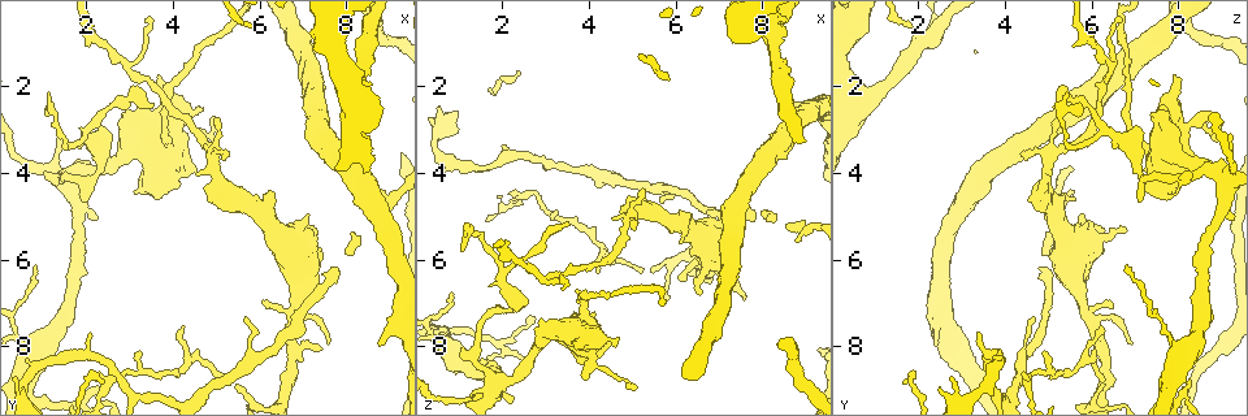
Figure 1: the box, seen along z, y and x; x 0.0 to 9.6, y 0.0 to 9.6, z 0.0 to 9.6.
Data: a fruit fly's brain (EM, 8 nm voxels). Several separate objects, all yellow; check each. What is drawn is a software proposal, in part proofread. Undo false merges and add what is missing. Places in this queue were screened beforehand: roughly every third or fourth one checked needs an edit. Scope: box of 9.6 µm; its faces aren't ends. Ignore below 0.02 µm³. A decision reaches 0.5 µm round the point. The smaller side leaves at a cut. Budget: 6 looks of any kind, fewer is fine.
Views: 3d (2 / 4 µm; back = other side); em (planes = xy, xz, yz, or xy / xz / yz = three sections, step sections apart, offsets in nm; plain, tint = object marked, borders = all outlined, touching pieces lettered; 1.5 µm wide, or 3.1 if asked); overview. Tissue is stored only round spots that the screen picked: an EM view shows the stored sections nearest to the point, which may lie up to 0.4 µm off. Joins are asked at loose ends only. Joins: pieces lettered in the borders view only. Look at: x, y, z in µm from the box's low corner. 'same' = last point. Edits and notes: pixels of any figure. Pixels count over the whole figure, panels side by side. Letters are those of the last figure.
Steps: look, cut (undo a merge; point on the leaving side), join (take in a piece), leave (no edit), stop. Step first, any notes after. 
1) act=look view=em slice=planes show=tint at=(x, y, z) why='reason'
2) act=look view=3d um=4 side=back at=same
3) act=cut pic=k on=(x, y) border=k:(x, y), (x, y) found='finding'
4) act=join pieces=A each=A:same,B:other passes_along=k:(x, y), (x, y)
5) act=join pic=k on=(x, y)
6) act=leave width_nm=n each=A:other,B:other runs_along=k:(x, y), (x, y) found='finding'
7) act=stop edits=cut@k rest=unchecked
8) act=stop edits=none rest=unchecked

act=look view=em slice=xz step=8 show=borders at=(0.80, 6.10, 6.80) why='free end'

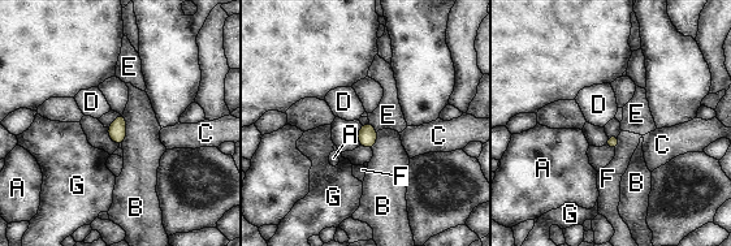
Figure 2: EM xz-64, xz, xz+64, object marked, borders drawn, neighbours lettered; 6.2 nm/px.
act=leave each=A:other,B:other,C:other,D:other,E:other,F:other,G:other border=2:(124, 113), (125, 139), (121, 143) found='no lettered piece goes on from it'

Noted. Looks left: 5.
act=look view=3d um=4 at=(5.60, 7.30, 4.70) why='an open end'

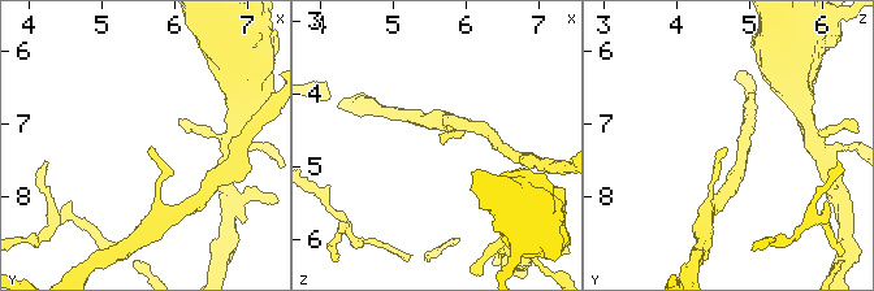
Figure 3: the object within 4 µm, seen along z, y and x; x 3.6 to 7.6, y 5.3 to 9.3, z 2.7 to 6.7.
act=look view=em slice=planes show=tint at=(5.65, 7.40, 4.70)

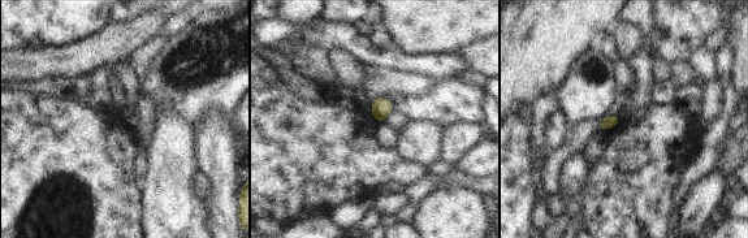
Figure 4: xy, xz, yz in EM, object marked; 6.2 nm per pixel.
act=look view=em slice=planes show=borders at=same why='see the neighbours'

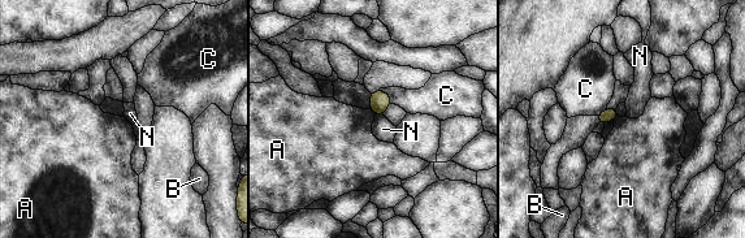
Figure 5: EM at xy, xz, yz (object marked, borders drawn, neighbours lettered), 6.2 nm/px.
act=leave width_nm=70 each=A:other,B:other,C:other,N:other border=5:(382, 113), (375, 116) found='none of them fits'

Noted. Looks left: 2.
act=stop edits=none rest=unchecked

